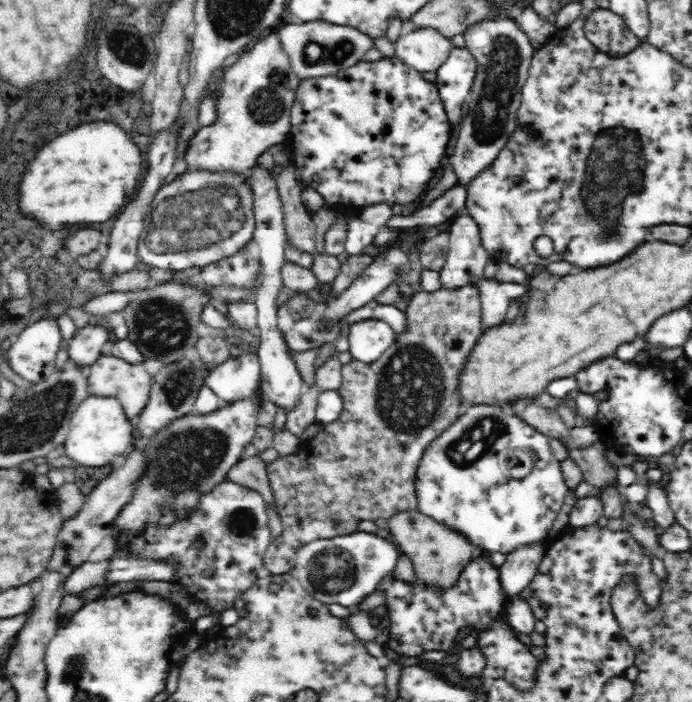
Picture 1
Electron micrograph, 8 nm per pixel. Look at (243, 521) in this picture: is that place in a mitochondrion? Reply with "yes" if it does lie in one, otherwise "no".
yes

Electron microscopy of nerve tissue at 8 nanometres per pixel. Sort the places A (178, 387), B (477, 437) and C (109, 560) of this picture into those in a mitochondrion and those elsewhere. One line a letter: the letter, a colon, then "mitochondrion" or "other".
A: mitochondrion
B: mitochondrion
C: other

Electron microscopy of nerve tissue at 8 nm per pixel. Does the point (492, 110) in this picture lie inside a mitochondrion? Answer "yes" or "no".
yes

